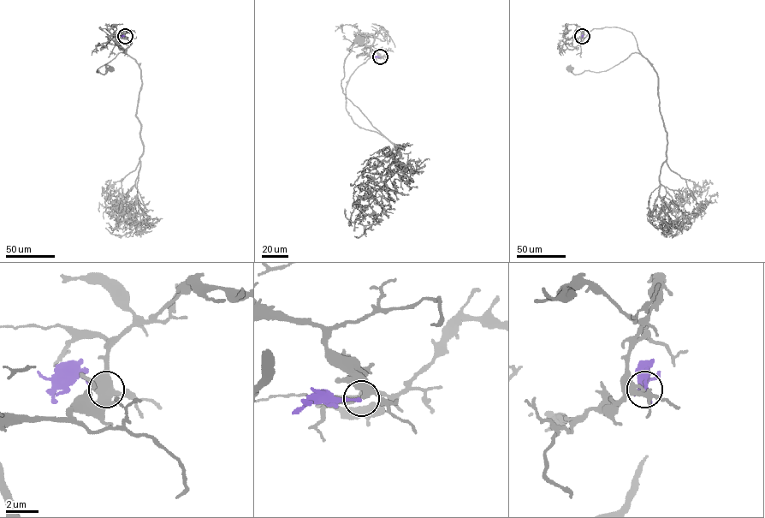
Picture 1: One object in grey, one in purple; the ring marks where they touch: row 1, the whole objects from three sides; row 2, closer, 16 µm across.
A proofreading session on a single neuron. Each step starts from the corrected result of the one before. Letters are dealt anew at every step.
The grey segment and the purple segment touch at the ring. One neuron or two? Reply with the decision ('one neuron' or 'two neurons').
two neurons

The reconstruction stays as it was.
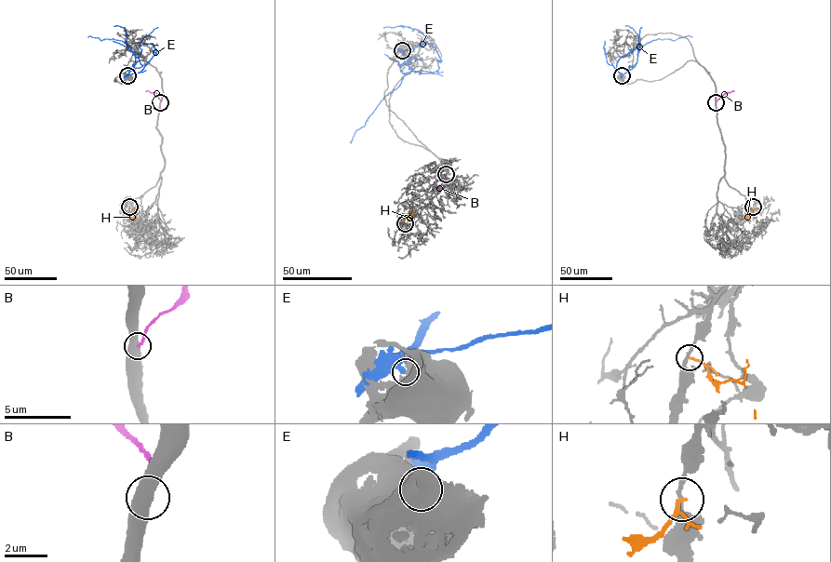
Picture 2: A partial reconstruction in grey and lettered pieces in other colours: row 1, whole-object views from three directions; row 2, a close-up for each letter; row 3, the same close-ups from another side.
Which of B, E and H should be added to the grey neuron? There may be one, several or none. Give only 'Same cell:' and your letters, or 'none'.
Same cell: none

